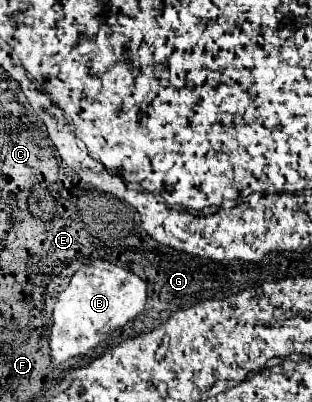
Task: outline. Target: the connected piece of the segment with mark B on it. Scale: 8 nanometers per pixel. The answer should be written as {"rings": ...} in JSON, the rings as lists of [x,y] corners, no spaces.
{"rings":[[[95,259],[89,265],[83,265],[71,279],[69,287],[61,293],[51,327],[51,357],[53,363],[63,363],[75,355],[83,355],[89,349],[97,347],[105,335],[133,321],[145,307],[147,301],[147,283],[135,273]]]}

